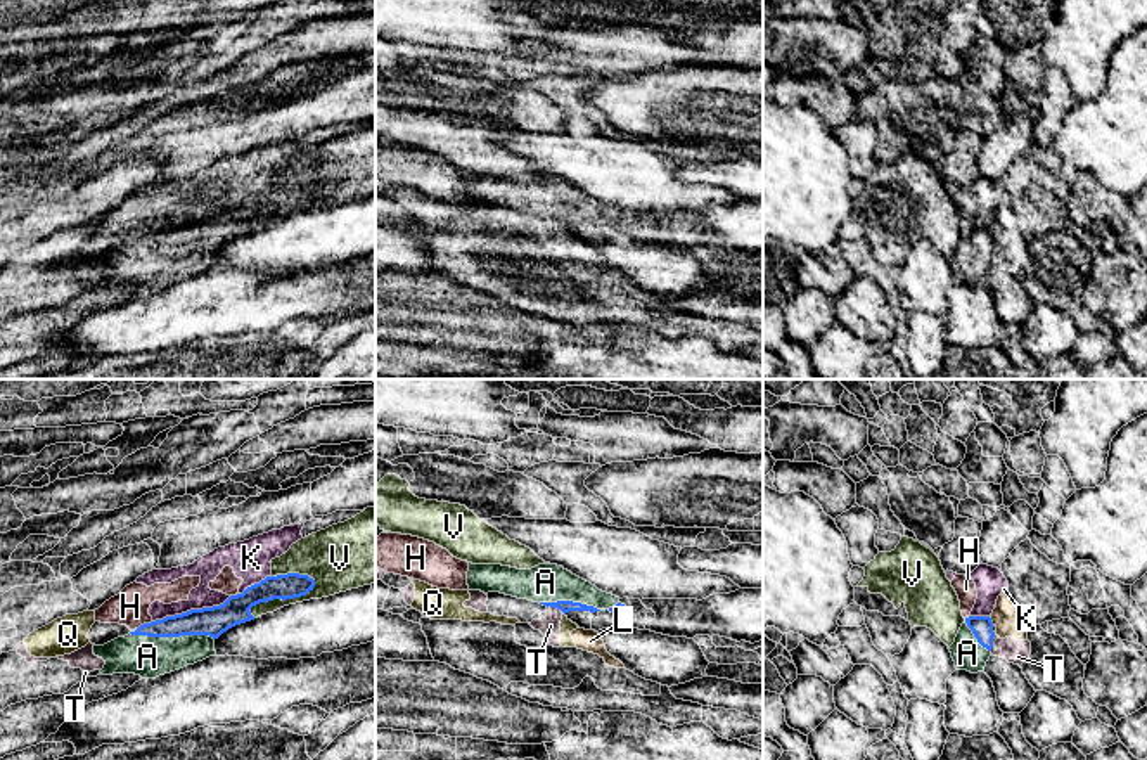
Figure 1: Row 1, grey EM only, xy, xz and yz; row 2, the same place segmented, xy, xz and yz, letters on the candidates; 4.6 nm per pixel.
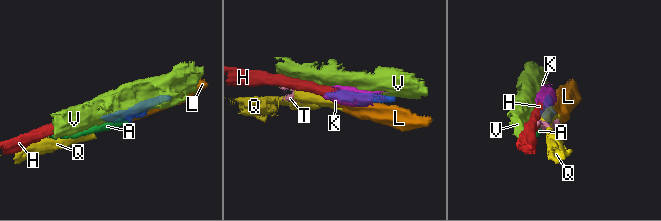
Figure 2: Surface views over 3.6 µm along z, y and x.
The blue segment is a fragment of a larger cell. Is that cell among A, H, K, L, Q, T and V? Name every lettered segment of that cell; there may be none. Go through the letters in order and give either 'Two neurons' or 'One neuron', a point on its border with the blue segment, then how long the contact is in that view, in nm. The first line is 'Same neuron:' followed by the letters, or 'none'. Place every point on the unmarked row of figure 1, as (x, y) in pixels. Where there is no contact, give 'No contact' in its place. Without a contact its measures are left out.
Same neuron: A
A: One neuron. Touches blue at xy (172, 248). Shared border 400 nm
H: Two neurons. Touches blue at xy (144, 236). Shared border 80 nm
K: Two neurons. Touches blue at xy (191, 222). Shared border 380 nm
L: Two neurons. Touches blue at yz (992, 234). Shared border 40 nm
Q: Two neurons. Touches blue at yz (992, 243). Shared border 50 nm
T: Two neurons. Touches blue at xz (556, 218). Shared border 80 nm
V: Two neurons. Touches blue at xy (282, 212). Shared border 340 nm

